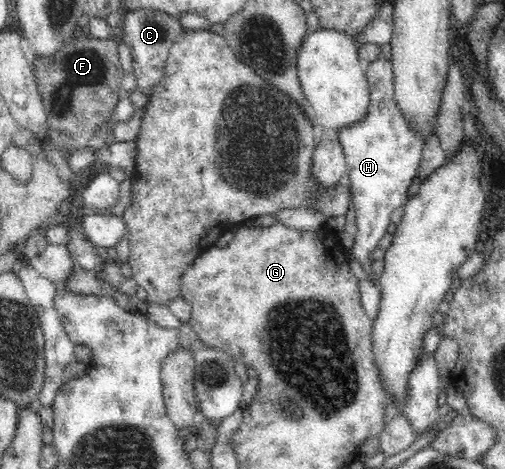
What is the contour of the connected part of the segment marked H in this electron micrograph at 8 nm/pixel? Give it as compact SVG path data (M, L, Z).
M380 52L379 57L365 69L371 103L363 121L339 129L338 143L345 152L355 206L357 235L349 255L363 265L371 265L371 252L387 232L393 211L409 201L407 191L416 178L421 163L422 140L413 127L401 116L394 97L392 61Z

